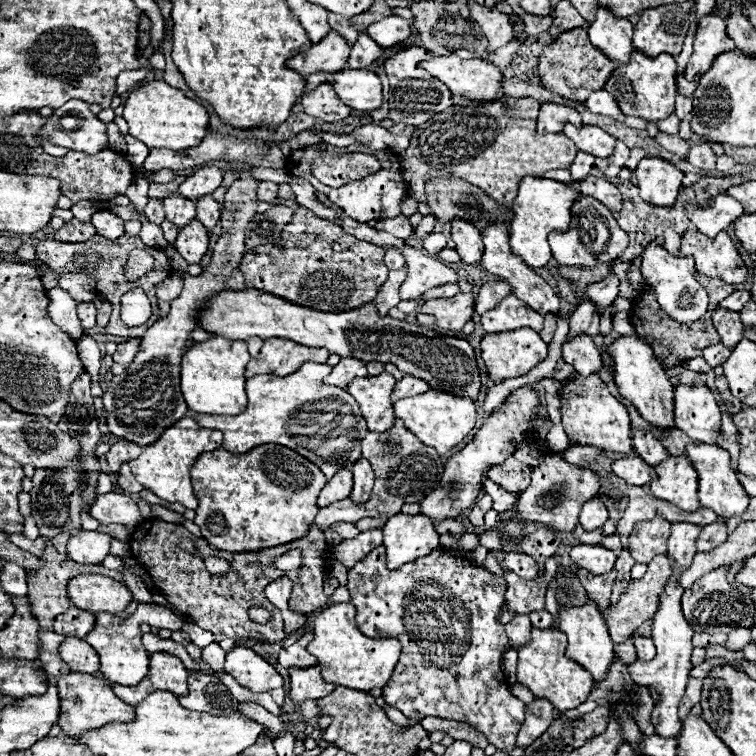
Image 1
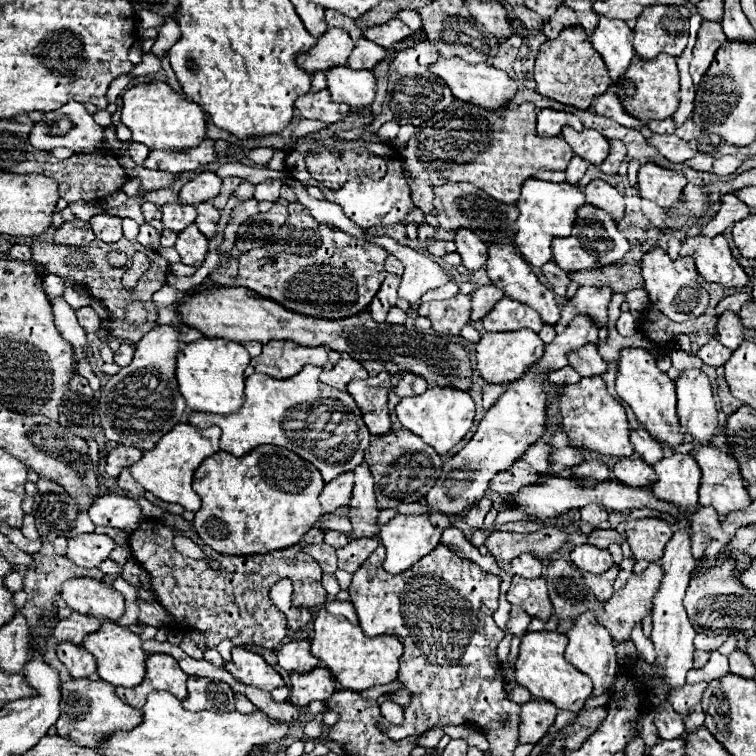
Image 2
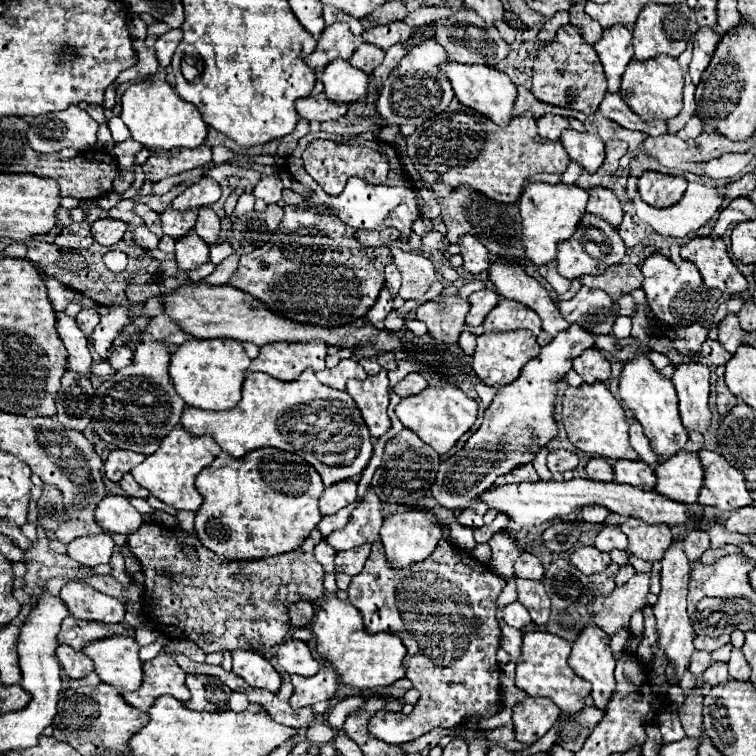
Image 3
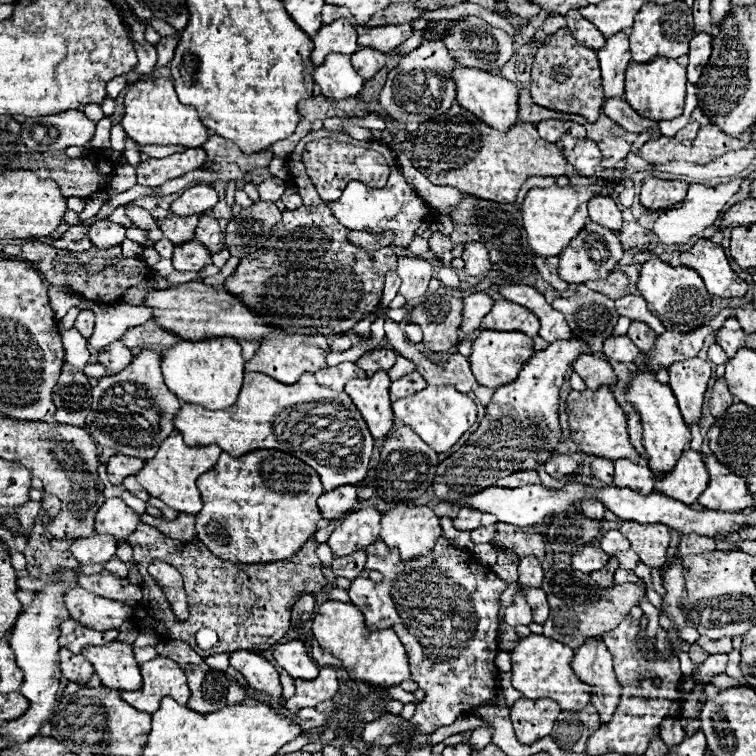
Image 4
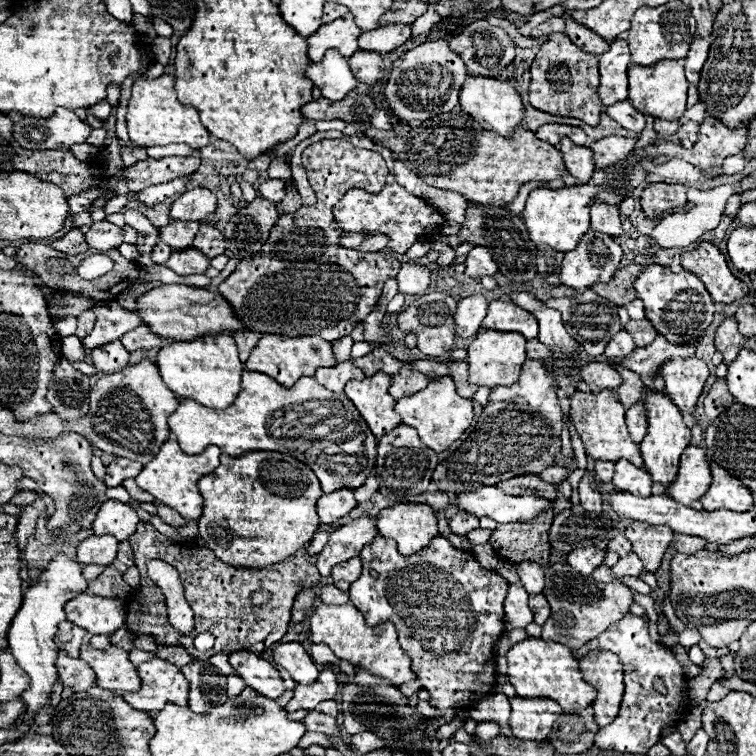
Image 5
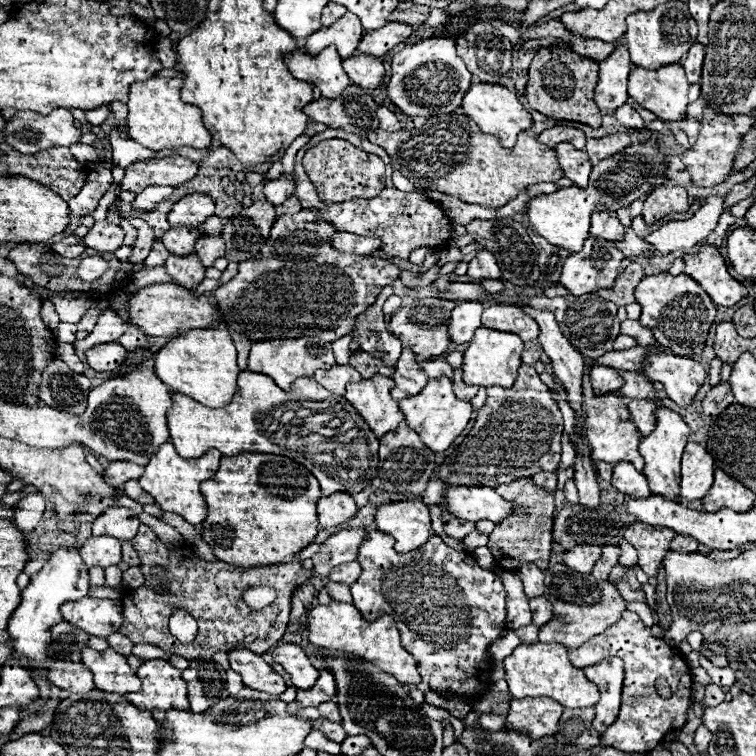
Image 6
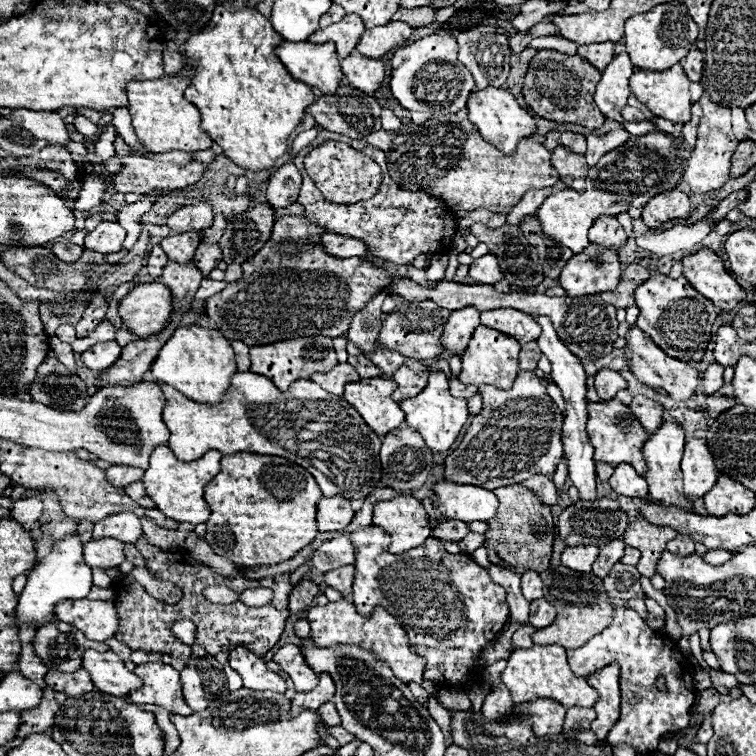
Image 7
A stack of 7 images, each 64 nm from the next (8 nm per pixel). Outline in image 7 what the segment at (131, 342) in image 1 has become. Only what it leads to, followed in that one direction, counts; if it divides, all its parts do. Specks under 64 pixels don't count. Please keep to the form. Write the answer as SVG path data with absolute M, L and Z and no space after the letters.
M112 340L110 344L96 344L94 348L88 348L82 354L82 362L86 368L94 372L102 372L110 368L110 364L114 364L120 354L122 354L122 346L118 346L118 342Z

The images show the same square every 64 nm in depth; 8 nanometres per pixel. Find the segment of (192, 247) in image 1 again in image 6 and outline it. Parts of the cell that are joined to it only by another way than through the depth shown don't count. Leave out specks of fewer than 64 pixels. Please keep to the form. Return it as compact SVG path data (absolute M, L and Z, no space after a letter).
M196 254L192 256L170 256L164 264L168 268L168 274L174 278L176 284L194 290L196 284L204 278L204 266Z

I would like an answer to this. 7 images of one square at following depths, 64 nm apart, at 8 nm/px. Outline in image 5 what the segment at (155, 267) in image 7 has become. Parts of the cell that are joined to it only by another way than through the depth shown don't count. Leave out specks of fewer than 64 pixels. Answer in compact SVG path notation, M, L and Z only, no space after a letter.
M158 242L156 246L154 246L154 250L152 250L152 260L156 262L156 264L164 264L168 258L170 258L170 254L172 254L172 248L166 244L166 242Z

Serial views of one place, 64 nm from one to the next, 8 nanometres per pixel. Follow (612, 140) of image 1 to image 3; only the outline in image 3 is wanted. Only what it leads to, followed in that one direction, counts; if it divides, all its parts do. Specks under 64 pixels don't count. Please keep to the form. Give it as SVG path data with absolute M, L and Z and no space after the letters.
M566 128L560 136L560 142L566 146L570 160L576 160L584 170L596 172L604 162L604 140L598 134L576 132Z

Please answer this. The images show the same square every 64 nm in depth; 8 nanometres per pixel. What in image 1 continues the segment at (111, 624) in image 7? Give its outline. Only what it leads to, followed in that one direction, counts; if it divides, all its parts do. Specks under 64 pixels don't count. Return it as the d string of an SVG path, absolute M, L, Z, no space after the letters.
M102 574L76 576L68 582L68 596L72 606L88 612L122 614L132 602L132 594L122 582Z

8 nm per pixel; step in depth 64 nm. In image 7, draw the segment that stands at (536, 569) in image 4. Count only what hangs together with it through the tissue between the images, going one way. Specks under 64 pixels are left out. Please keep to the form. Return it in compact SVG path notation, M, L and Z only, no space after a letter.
M526 570L522 574L522 594L528 600L538 600L542 598L542 578L534 570Z

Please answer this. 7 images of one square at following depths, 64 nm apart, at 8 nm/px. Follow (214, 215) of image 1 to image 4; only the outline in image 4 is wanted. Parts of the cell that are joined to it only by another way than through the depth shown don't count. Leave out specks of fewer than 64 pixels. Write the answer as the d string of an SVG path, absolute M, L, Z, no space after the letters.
M202 214L200 220L198 220L198 226L196 226L196 232L194 236L214 254L214 252L220 252L224 246L222 246L222 230L218 226L218 220L214 220L210 214Z

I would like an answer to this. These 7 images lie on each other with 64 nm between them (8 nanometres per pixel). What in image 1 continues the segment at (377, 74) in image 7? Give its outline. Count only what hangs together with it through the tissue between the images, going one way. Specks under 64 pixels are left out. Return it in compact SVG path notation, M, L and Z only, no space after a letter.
M360 34L352 46L348 66L350 68L368 68L380 56L382 56L382 46L378 46L368 34Z

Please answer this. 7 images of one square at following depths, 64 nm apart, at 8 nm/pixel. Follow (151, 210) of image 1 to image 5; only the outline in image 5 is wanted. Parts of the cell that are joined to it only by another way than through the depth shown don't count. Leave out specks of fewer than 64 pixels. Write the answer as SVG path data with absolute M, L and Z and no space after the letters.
M124 210L124 218L126 218L126 224L132 226L132 228L136 228L138 234L140 234L140 238L136 242L140 254L152 252L152 248L160 240L158 230L152 226L152 222L144 214L140 214L138 210Z

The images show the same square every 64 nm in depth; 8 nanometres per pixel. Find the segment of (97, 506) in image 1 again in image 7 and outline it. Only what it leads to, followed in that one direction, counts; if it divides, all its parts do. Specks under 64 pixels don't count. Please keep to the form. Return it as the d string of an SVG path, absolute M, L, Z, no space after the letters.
M126 510L126 512L118 512L98 520L94 524L92 534L94 534L94 540L116 538L120 542L136 542L142 534L142 524L134 512Z

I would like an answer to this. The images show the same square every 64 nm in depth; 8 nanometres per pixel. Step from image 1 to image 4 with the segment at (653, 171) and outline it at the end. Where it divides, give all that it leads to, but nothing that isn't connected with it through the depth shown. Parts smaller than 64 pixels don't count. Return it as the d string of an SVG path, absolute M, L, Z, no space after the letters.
M646 178L640 188L640 202L644 208L656 212L670 208L684 200L688 190L686 182L680 180L662 180L662 178Z

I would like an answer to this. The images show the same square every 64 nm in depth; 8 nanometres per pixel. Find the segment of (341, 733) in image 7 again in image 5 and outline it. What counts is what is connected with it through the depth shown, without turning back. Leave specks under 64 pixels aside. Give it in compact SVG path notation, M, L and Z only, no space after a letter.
M310 710L306 714L306 718L302 720L302 724L306 726L306 730L322 732L322 734L328 734L328 736L338 736L338 732L340 732L338 726L336 726L336 718L322 714L322 712L316 712L316 710Z

